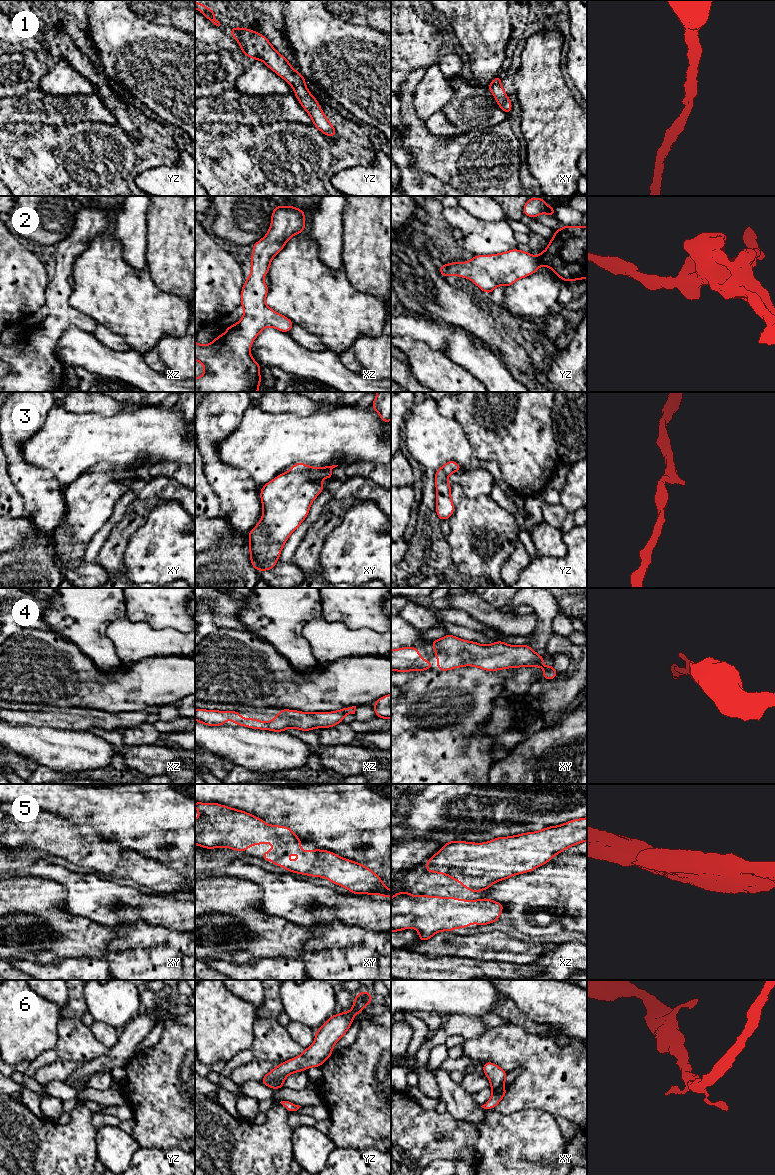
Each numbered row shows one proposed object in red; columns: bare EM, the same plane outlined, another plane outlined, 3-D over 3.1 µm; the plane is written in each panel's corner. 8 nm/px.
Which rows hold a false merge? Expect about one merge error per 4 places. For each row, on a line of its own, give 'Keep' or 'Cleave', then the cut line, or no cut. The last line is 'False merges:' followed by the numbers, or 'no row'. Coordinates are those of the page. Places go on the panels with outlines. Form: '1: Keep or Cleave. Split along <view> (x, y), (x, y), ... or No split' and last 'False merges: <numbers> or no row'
1: Keep. No split
2: Keep. No split
3: Keep. No split
4: Keep. No split
5: Keep. No split
6: Keep. No split
False merges: no row

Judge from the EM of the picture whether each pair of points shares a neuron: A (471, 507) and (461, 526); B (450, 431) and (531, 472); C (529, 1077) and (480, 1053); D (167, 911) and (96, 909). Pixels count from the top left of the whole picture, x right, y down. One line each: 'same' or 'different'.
A: same
B: different
C: same
D: same

